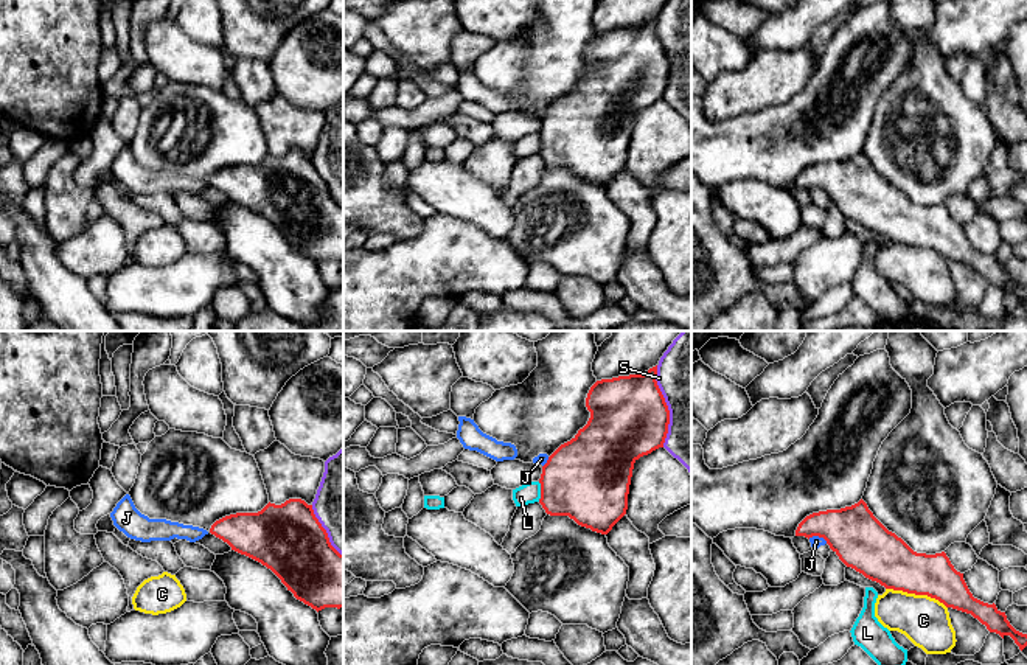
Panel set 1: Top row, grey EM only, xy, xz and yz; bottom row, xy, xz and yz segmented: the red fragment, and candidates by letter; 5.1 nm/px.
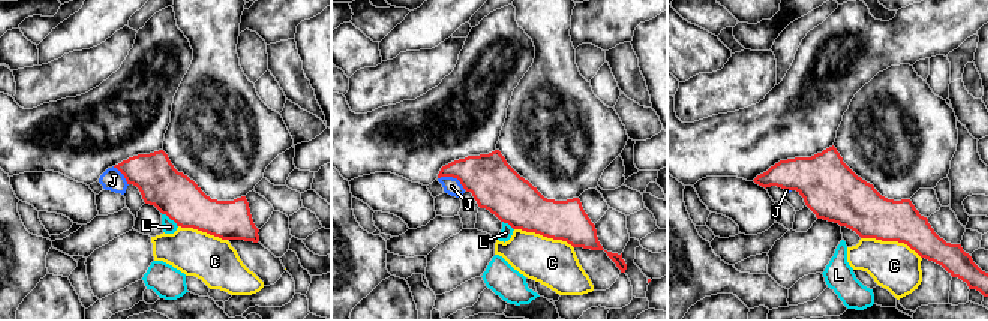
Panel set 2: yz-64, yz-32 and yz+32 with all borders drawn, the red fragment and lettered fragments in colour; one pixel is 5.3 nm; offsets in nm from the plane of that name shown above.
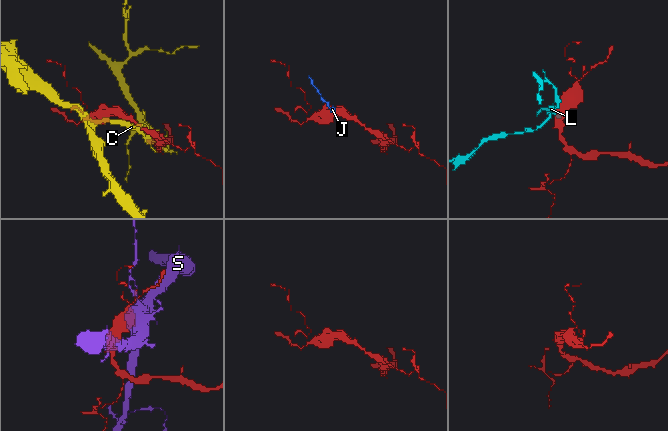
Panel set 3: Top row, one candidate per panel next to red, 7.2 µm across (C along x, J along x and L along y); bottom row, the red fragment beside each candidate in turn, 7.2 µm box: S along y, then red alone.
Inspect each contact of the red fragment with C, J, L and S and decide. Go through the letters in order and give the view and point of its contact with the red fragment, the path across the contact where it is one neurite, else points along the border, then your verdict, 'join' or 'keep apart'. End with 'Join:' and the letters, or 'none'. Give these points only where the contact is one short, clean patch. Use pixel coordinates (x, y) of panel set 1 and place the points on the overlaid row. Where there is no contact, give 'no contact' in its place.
C: contact yz (917, 594); keep apart
J: contact yz (818, 535); border yz (808, 538), (819, 536), (827, 543); keep apart
L: contact xz (541, 491); border xz (538, 482), (539, 501); keep apart
S: contact xz (667, 406); keep apart
Join: none

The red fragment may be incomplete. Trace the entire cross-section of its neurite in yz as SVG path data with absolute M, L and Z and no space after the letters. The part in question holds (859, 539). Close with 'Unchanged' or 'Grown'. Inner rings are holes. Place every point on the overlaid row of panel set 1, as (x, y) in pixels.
M862 499L851 507L806 516L795 536L823 538L847 567L886 589L935 598L946 608L971 614L990 632L1002 639L1010 635L1021 651L1027 646L1027 634L1016 631L1005 612L973 597L963 573L954 569L945 552L914 552L873 516Z. Unchanged

